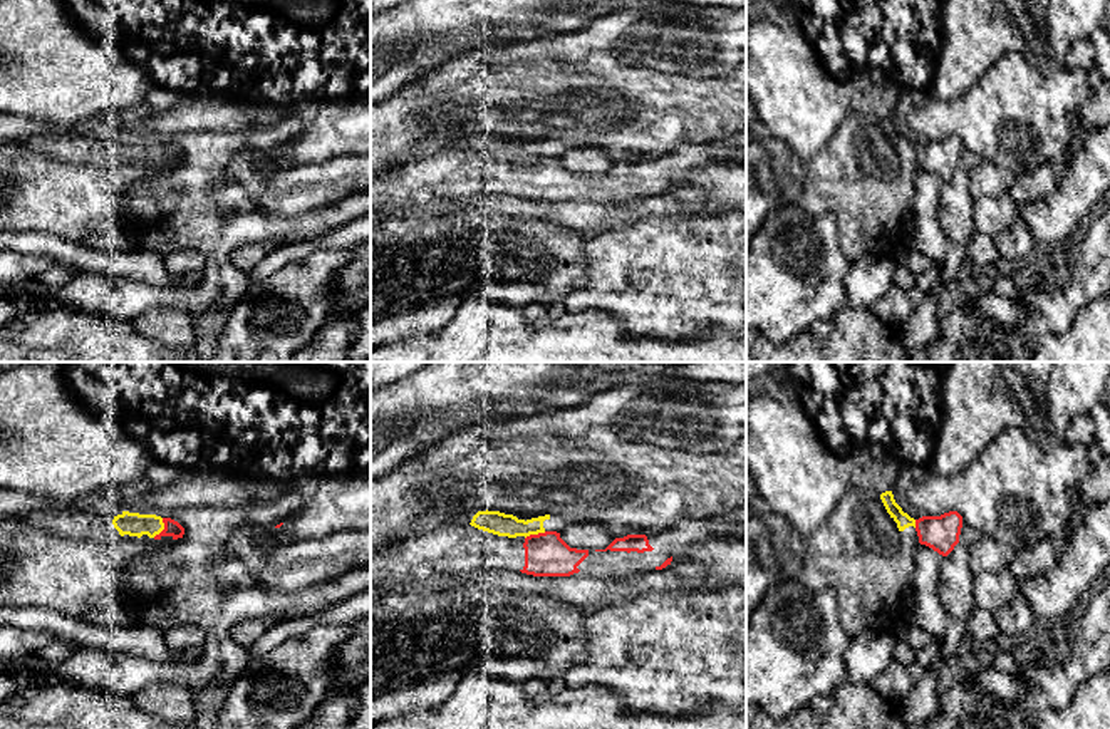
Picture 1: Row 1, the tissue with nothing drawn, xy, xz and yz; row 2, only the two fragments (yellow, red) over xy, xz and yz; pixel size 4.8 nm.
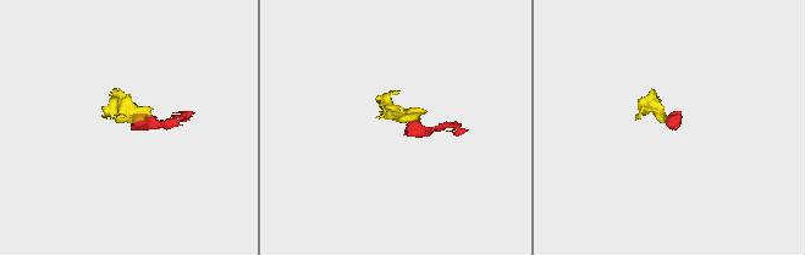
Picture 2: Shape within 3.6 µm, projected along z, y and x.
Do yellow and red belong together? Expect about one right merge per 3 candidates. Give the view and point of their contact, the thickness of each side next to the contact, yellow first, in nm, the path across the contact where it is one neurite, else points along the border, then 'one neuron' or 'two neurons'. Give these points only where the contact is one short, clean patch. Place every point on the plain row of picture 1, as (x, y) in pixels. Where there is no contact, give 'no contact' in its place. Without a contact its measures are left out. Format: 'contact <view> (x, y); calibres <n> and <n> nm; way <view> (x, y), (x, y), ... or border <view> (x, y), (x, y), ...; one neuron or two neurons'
contact xy (163, 153); calibres 110 and 80 nm; border xy (163, 143), (163, 153), (153, 161); two neurons

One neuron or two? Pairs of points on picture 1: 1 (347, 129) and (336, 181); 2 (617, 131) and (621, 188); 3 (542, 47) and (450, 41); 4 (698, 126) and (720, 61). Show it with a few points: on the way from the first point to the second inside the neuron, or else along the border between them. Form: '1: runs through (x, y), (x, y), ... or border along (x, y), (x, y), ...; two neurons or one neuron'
1: border along (352, 153), (304, 165); two neurons
2: border along (631, 158), (616, 163); two neurons
3: border along (523, 39), (483, 44), (448, 59); two neurons
4: border along (728, 67), (718, 74), (701, 77), (676, 72); two neurons

